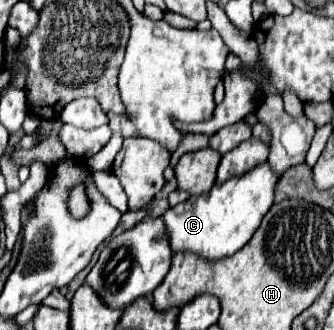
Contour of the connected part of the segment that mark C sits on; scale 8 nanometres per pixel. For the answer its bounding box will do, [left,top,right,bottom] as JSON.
[163,162,279,260]

